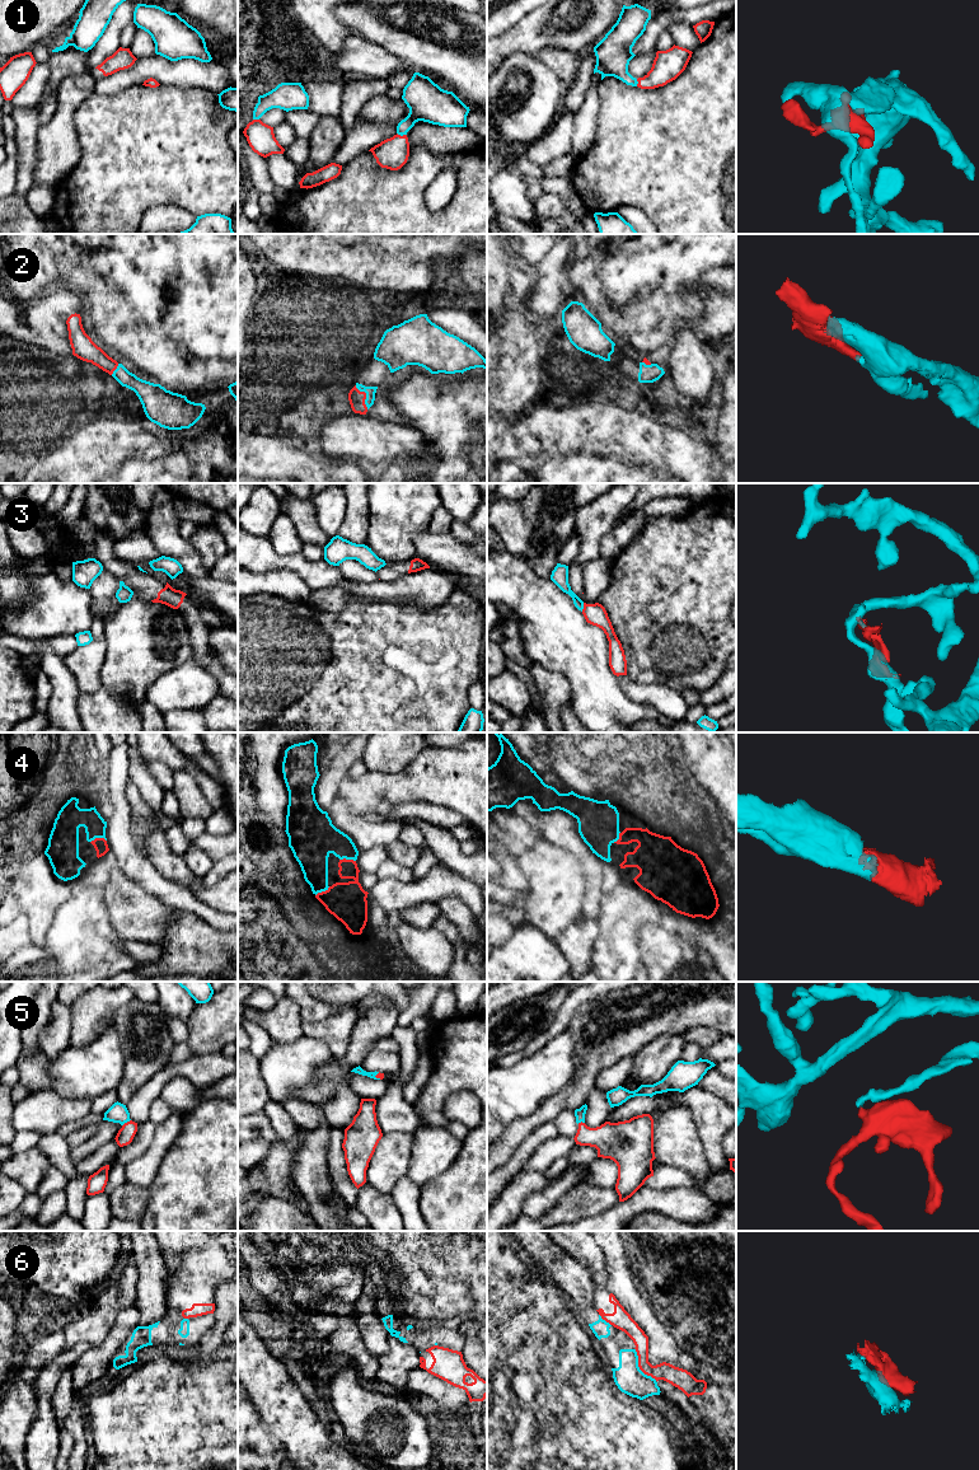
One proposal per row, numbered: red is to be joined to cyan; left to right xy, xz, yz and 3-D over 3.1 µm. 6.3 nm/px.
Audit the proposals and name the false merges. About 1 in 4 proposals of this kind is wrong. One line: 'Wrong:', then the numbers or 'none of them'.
Wrong: 3, 6

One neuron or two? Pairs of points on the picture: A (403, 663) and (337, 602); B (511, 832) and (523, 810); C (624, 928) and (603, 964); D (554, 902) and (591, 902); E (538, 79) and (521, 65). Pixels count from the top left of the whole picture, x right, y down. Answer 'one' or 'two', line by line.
A: two
B: two
C: one
D: two
E: one

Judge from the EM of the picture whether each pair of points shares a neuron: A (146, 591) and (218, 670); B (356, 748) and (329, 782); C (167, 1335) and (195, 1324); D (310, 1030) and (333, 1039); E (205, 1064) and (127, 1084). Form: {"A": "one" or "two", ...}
{"A": "one", "B": "one", "C": "one", "D": "one", "E": "two"}

